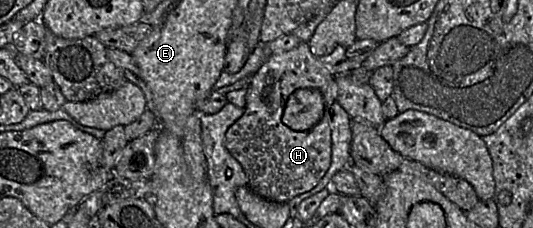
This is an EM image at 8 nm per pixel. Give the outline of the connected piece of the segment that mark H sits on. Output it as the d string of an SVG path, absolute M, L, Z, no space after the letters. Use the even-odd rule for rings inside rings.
M307 43L289 51L271 54L259 70L250 77L247 87L246 104L243 115L226 131L225 147L229 153L242 165L247 177L248 187L262 198L286 203L292 198L313 189L326 174L331 164L331 129L330 110L337 102L338 83L335 76L314 56ZM300 88L316 88L324 98L325 117L307 131L294 131L282 123L282 114L289 96Z

